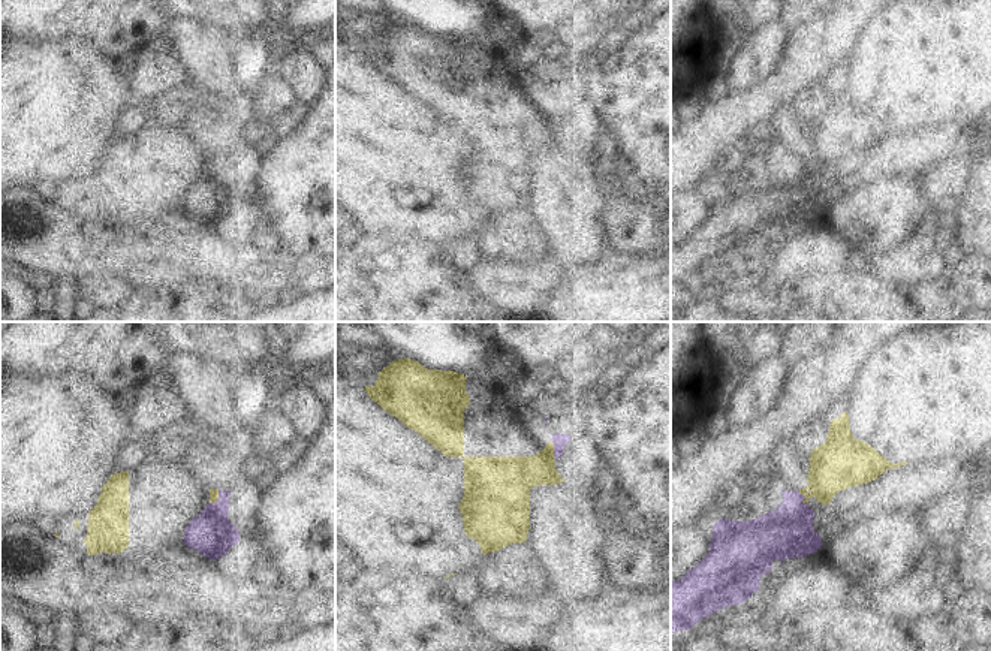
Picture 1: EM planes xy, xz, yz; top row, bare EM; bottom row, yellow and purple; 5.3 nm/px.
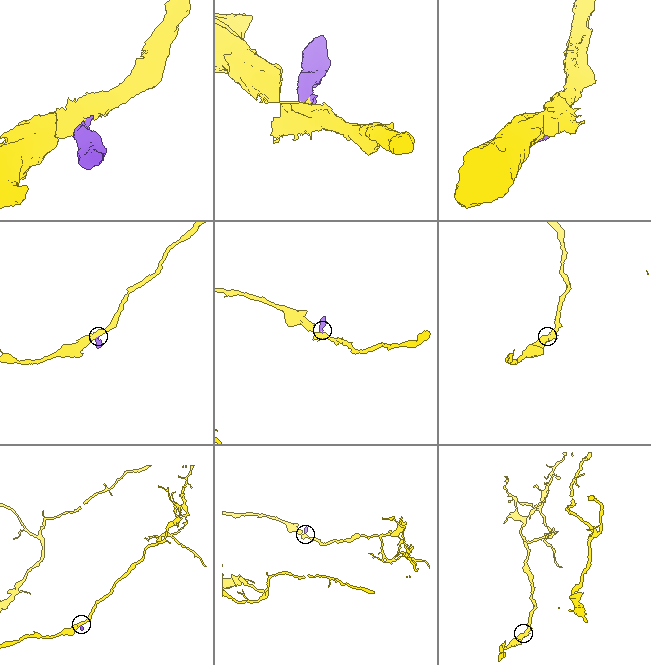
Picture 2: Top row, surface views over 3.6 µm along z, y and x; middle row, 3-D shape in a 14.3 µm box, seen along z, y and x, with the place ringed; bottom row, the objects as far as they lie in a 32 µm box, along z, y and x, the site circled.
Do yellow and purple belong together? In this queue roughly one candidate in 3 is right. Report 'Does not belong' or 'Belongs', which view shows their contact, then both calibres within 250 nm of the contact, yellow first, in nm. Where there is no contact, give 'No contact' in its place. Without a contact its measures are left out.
Does not belong. Touches yellow in yz. Thickness 280 nm (yellow) against 280 nm

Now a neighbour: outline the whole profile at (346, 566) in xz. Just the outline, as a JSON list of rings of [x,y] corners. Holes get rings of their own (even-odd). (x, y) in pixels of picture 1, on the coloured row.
[[[335,545],[335,596],[347,588],[361,572],[362,567],[358,564],[355,555]]]

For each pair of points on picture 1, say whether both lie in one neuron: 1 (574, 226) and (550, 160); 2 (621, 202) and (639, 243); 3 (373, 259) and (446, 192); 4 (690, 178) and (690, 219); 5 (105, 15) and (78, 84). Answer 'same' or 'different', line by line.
1: same
2: same
3: different
4: different
5: different

